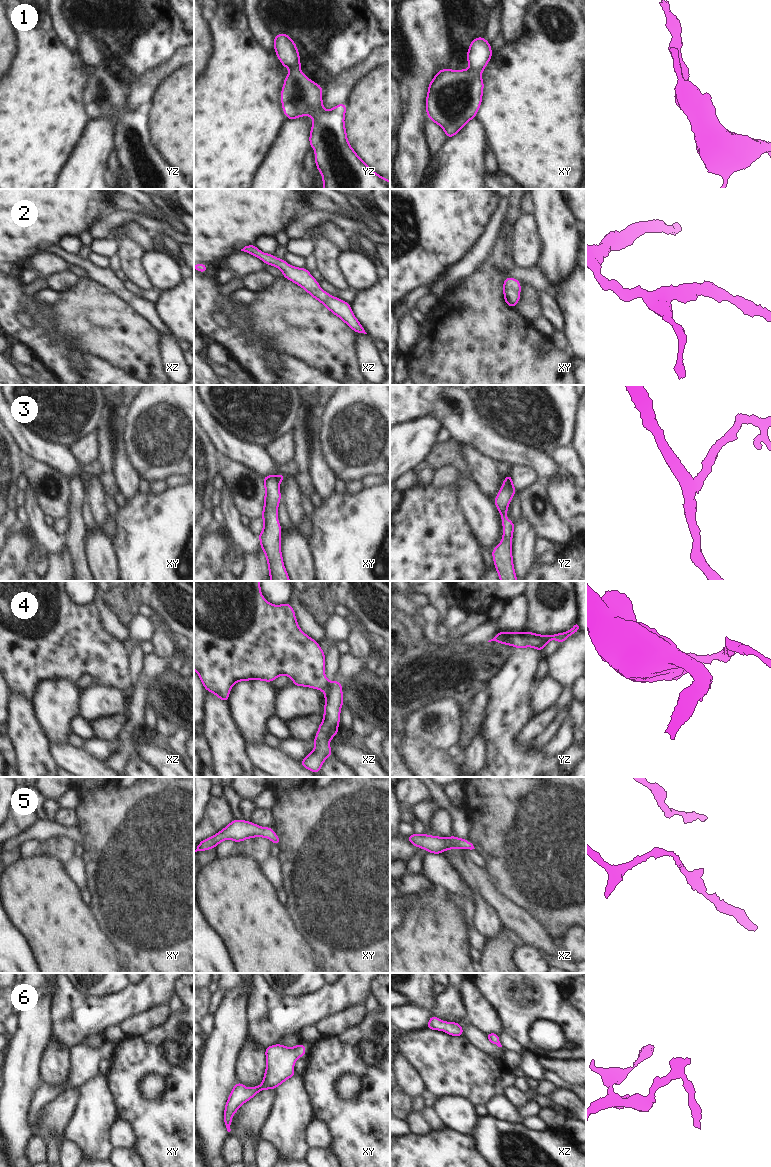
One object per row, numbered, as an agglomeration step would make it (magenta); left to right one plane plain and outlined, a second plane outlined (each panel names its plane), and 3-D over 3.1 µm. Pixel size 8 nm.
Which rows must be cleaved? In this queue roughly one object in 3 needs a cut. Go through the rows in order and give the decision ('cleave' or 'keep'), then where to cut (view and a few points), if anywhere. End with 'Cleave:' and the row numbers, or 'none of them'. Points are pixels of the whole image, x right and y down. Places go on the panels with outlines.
1: keep; cut none
2: keep; cut none
3: cleave; cut yz (505, 478), (513, 494)
4: cleave; cut xz (329, 683), (324, 691)
5: keep; cut none
6: keep; cut none
Cleave: 3, 4

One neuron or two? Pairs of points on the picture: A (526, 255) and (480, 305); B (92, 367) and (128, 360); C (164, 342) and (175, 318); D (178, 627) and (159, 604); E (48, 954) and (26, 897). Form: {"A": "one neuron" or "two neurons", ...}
{"A": "two neurons", "B": "two neurons", "C": "two neurons", "D": "one neuron", "E": "one neuron"}

